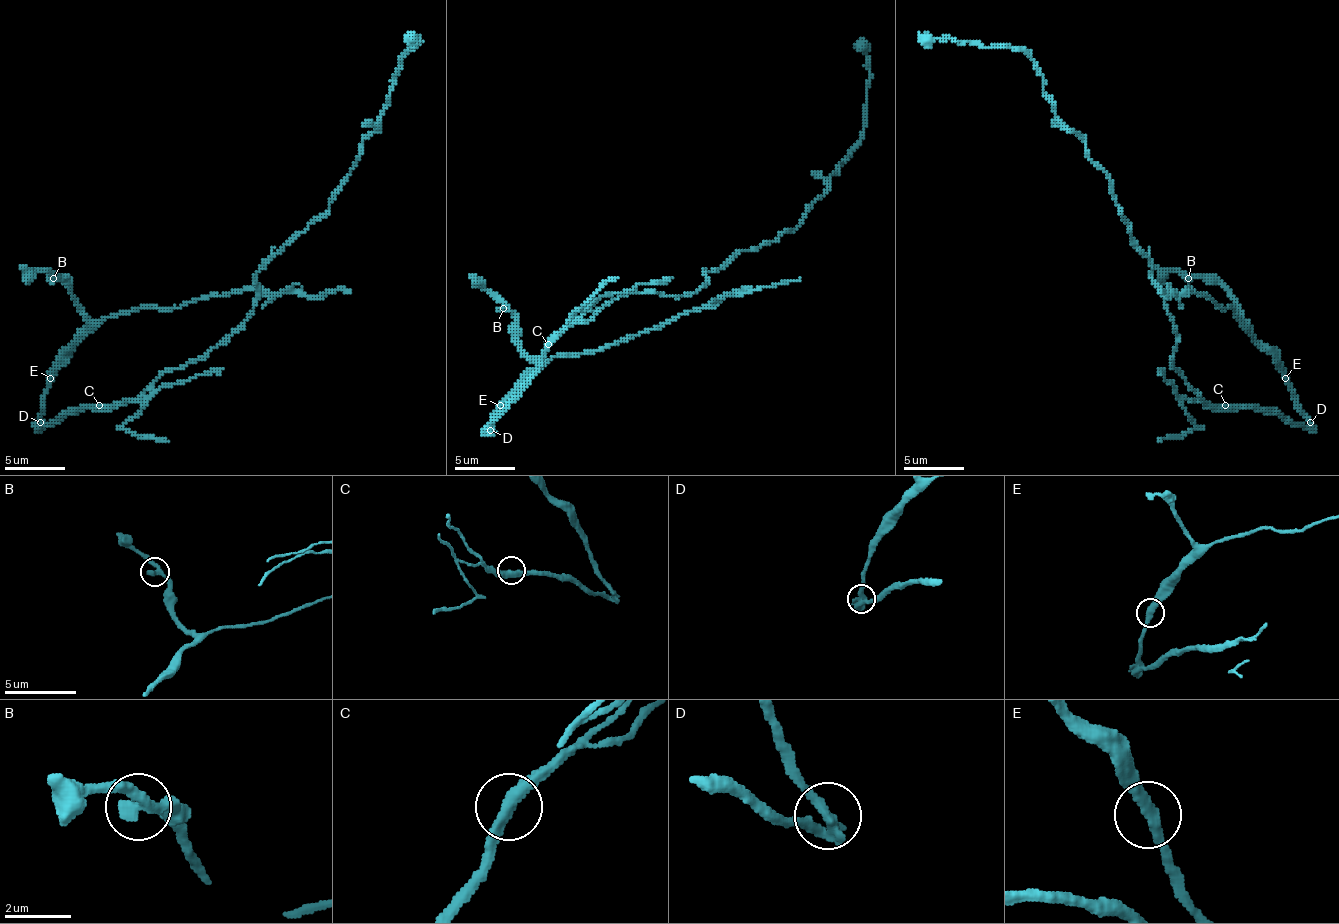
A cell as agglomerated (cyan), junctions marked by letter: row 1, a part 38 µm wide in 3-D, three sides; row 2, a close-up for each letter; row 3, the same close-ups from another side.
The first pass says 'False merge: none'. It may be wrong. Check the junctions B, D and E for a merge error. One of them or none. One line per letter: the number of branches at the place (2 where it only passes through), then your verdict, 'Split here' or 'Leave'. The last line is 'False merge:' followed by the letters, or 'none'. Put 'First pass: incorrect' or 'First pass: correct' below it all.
B: Branches: 2. Leave
D: Branches: 2. Split here
E: Branches: 2. Leave
False merge: D
First pass: incorrect

